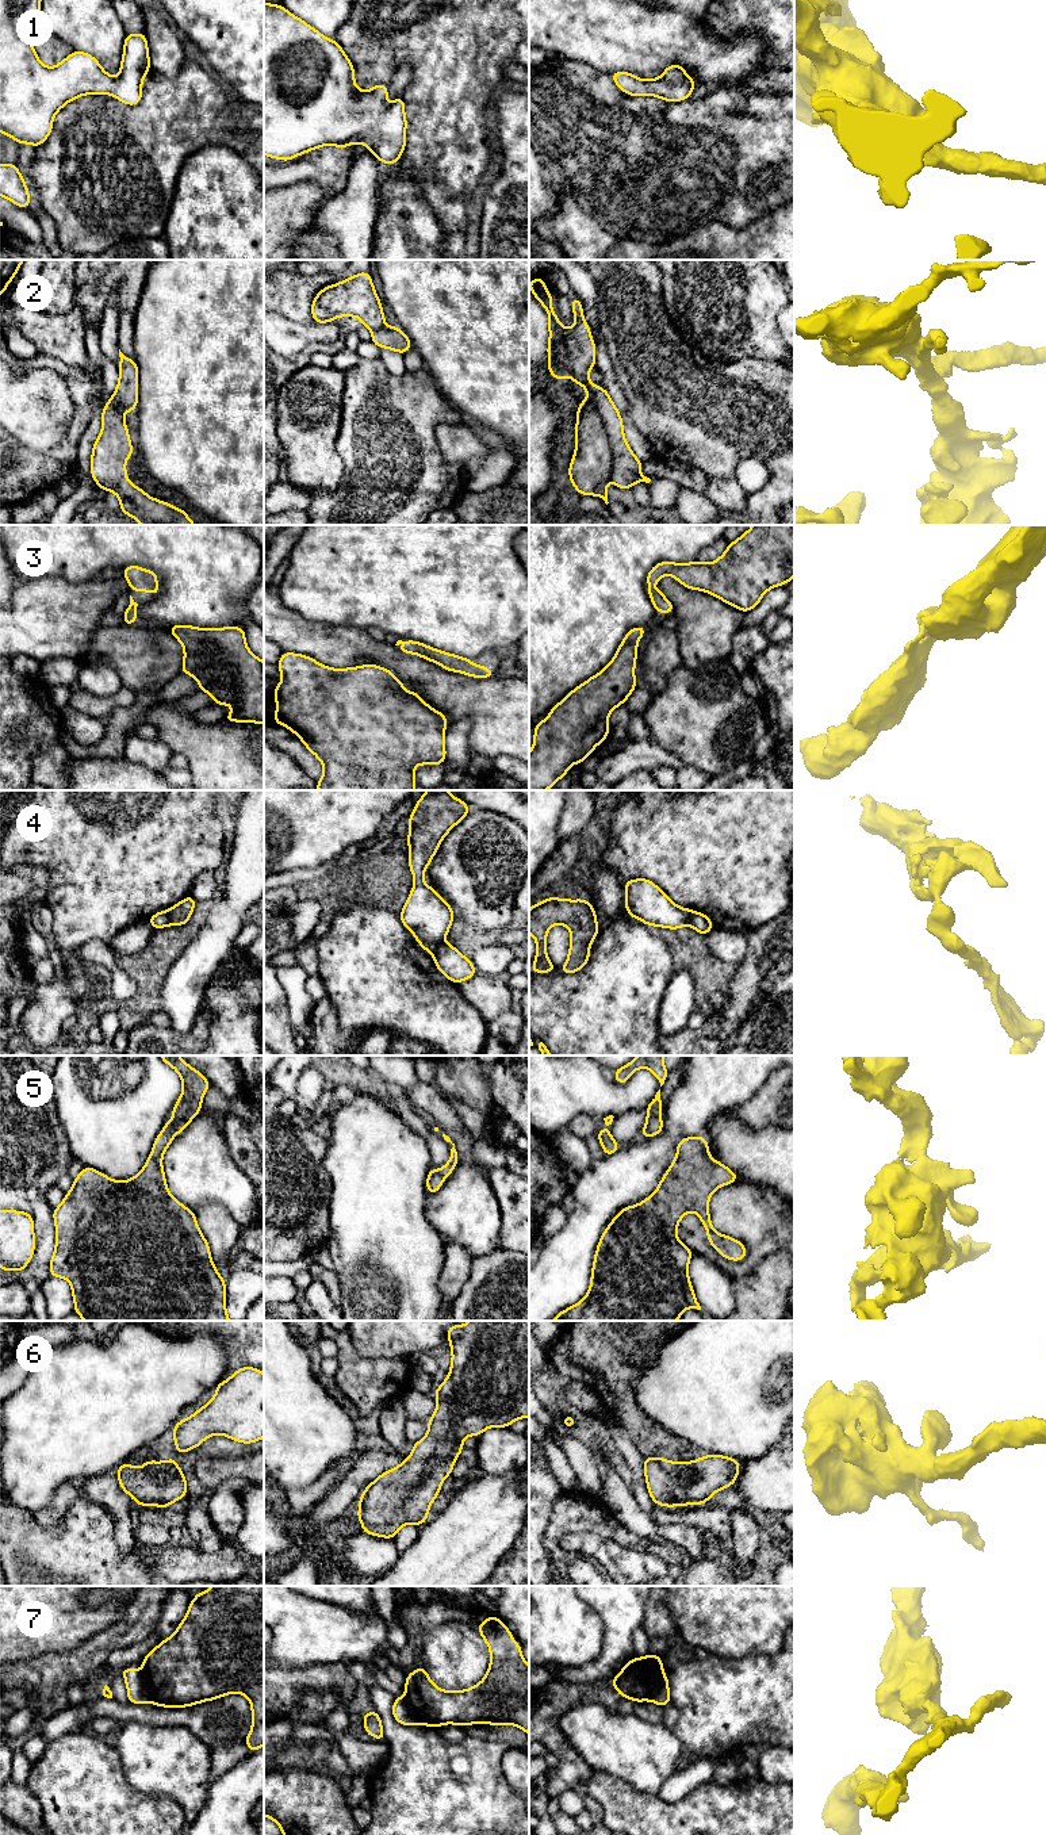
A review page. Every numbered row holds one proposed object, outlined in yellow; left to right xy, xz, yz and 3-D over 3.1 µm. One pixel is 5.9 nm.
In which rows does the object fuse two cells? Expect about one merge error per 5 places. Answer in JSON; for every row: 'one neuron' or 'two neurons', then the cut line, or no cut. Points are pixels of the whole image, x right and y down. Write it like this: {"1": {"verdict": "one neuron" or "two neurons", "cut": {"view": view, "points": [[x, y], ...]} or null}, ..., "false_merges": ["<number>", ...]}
{"1": {"verdict": "one neuron", "cut": null}, "2": {"verdict": "two neurons", "cut": {"view": "yz", "points": [[587, 394], [609, 441], [612, 458], [610, 478]]}}, "3": {"verdict": "one neuron", "cut": null}, "4": {"verdict": "two neurons", "cut": {"view": "yz", "points": [[688, 910], [690, 924]]}}, "5": {"verdict": "one neuron", "cut": null}, "6": {"verdict": "one neuron", "cut": null}, "7": {"verdict": "two neurons", "cut": {"view": "xy", "points": [[142, 1670], [150, 1701]]}}, "false_merges": ["2", "4", "7"]}

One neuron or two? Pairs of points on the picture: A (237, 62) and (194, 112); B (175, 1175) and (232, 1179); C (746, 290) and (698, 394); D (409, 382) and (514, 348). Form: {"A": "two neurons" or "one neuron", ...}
{"A": "two neurons", "B": "one neuron", "C": "two neurons", "D": "two neurons"}

